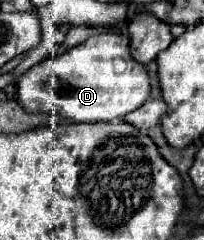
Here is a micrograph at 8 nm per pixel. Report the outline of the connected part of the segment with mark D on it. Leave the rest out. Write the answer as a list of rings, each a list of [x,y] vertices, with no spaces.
[[[105,32],[91,36],[87,42],[73,46],[65,50],[59,56],[51,56],[33,68],[29,68],[25,74],[17,80],[17,100],[25,108],[25,112],[45,112],[45,114],[57,114],[61,118],[73,120],[73,122],[111,122],[117,118],[123,118],[125,114],[137,110],[145,100],[149,98],[149,76],[143,64],[137,64],[129,56],[129,40],[121,32]]]

